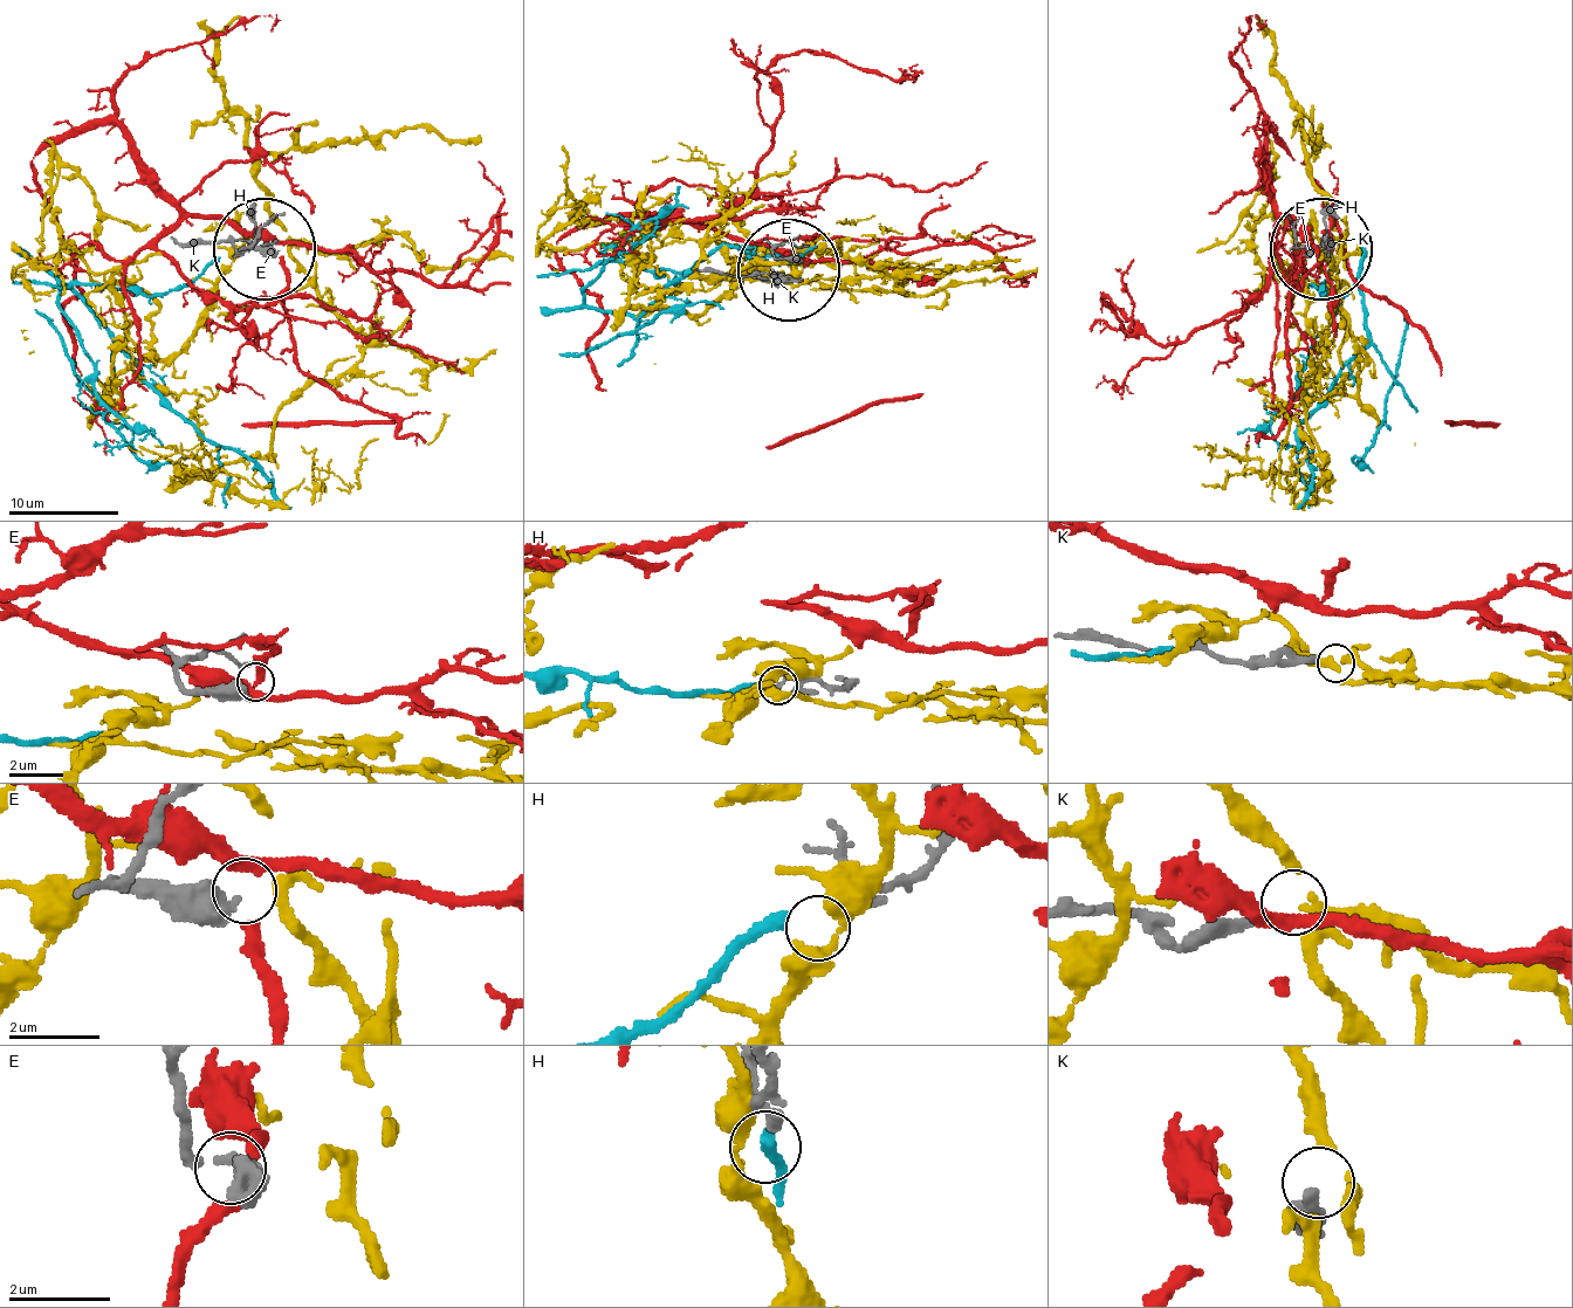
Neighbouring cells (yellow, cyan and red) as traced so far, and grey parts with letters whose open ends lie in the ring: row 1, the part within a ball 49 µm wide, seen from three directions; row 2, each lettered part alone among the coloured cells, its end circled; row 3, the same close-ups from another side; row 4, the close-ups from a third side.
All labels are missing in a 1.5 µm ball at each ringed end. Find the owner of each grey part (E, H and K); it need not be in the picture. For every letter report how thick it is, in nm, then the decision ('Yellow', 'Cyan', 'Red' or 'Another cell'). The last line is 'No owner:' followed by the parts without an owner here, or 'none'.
E: Thickness 320 nm. Another cell
H: Thickness 190 nm. Cyan
K: Thickness 220 nm. Yellow
No owner: E

